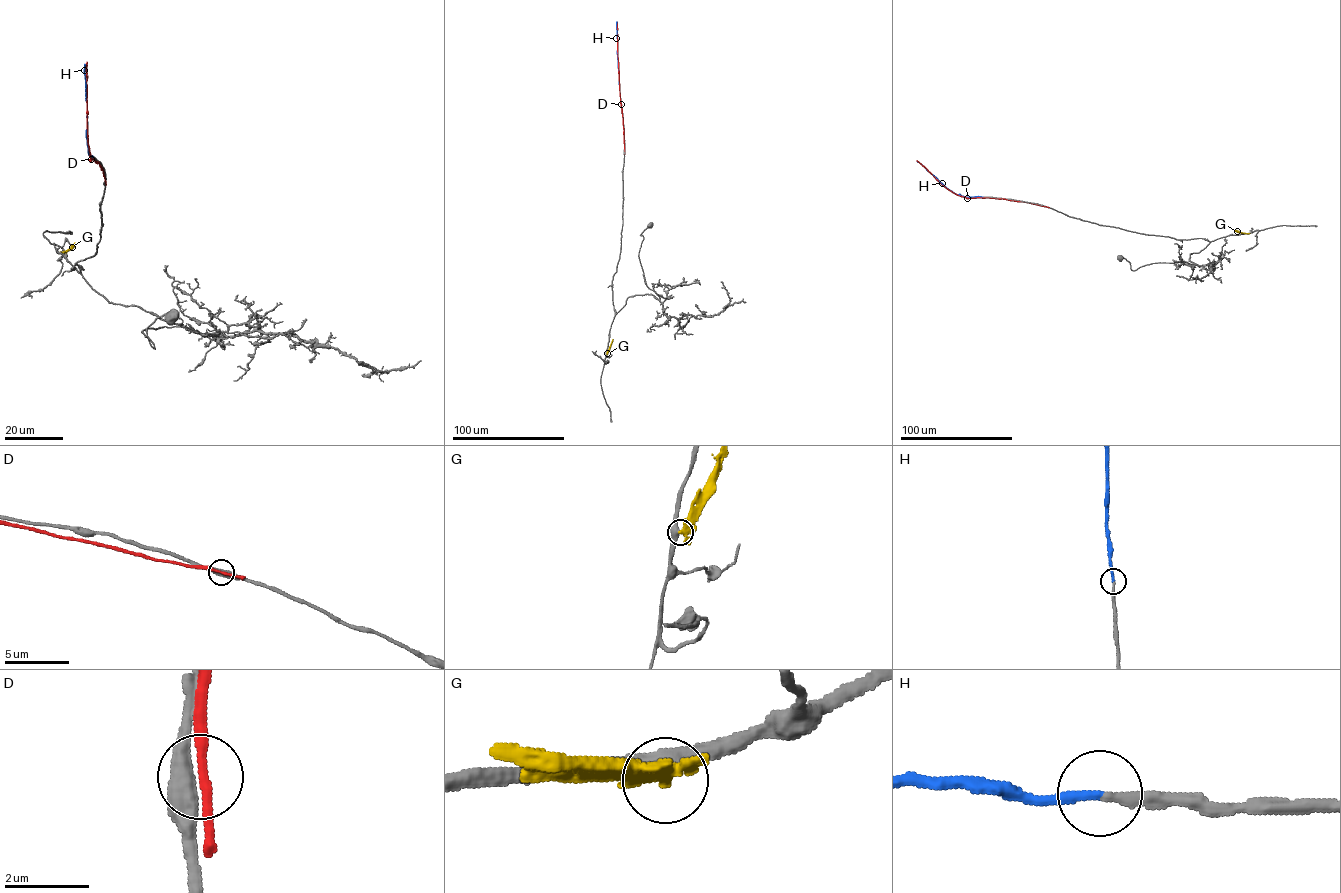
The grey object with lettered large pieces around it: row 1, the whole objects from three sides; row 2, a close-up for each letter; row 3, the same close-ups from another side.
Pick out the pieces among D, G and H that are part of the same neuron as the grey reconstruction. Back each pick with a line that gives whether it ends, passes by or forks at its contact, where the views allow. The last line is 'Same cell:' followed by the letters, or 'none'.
H: it ends
Same cell: H

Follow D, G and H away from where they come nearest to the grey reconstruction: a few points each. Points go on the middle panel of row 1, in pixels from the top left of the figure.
D: (624, 152), (617, 22)
G: (606, 353), (613, 339)
H: (619, 88), (616, 22)

